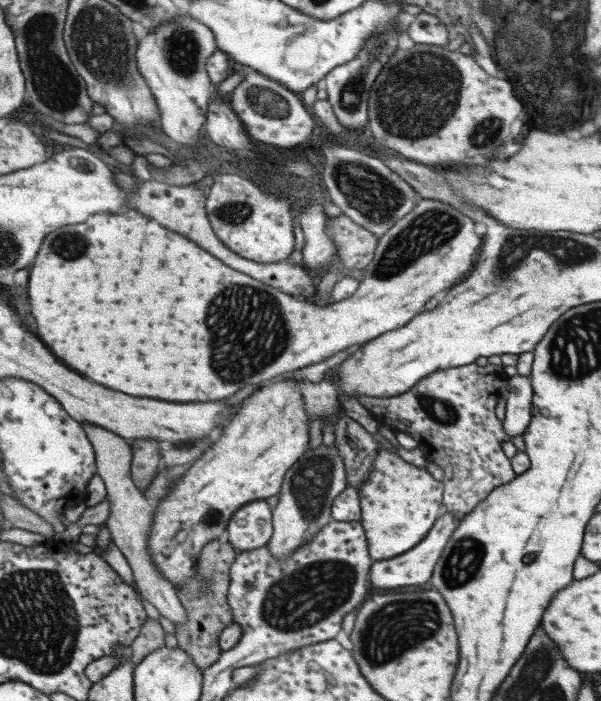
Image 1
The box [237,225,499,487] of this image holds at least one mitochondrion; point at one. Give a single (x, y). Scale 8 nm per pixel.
(438, 409)

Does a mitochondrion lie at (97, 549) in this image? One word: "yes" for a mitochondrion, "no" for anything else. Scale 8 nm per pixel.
no

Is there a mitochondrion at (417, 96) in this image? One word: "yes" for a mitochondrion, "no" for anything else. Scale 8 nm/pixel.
yes

